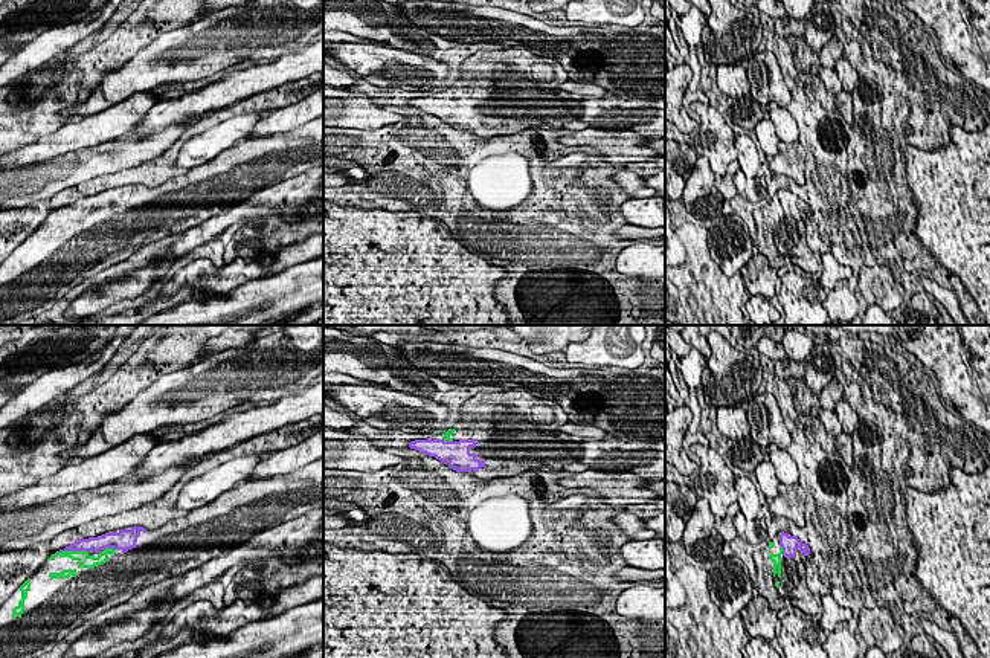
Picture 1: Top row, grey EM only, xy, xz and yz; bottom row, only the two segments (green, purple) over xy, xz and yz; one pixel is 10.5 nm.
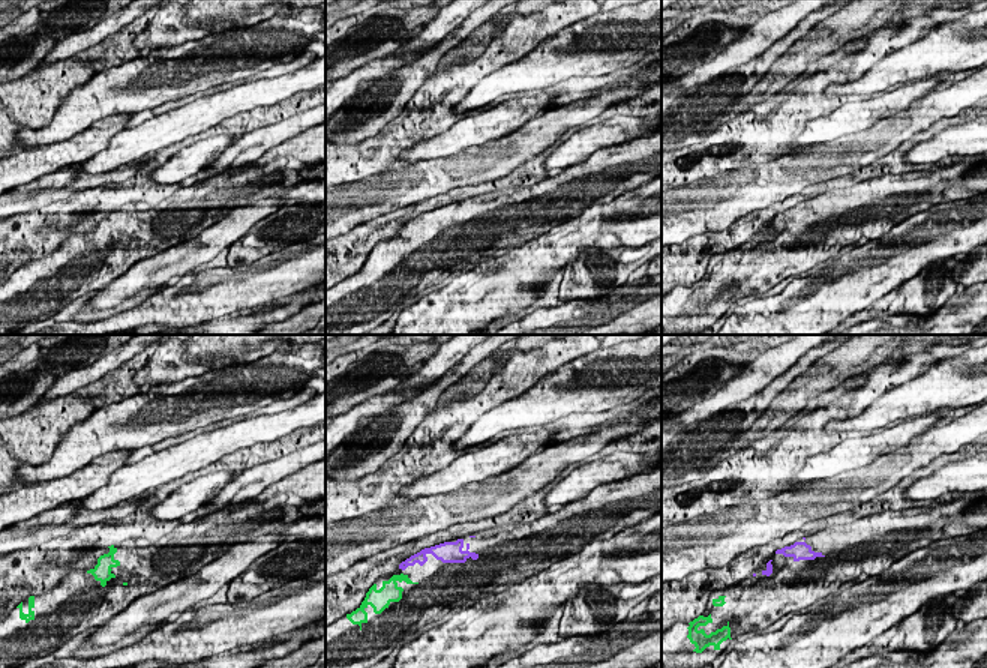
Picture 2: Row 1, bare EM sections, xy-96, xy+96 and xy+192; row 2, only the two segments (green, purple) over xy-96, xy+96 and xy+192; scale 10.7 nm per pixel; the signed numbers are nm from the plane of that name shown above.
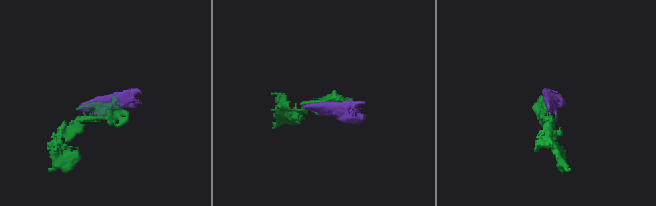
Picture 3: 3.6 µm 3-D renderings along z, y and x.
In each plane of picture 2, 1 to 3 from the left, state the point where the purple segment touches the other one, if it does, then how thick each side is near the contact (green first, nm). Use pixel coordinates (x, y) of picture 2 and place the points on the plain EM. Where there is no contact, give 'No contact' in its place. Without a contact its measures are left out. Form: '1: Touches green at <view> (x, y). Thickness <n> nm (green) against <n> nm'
1: No contact
2: No contact
3: No contact

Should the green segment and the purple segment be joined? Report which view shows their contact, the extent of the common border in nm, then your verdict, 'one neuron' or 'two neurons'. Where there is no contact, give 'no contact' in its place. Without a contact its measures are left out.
contact in xy; length 340 nm; one neuron

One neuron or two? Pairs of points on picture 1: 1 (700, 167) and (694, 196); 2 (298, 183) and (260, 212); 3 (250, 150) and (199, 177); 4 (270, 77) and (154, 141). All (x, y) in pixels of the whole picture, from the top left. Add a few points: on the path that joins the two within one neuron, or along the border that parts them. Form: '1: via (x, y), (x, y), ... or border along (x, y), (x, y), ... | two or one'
1: via (700, 174), (700, 188) | one
2: via (289, 191), (279, 193), (269, 203) | one
3: via (238, 162), (224, 173), (211, 173) | one
4: border along (209, 112), (188, 115), (167, 129) | two

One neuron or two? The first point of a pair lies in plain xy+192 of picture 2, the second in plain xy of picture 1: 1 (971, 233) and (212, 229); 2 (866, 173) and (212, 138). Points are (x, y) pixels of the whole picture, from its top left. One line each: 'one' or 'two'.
1: one
2: two

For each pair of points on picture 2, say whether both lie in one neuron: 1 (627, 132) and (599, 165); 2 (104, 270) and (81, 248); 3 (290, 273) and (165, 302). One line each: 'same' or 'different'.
1: different
2: same
3: same

